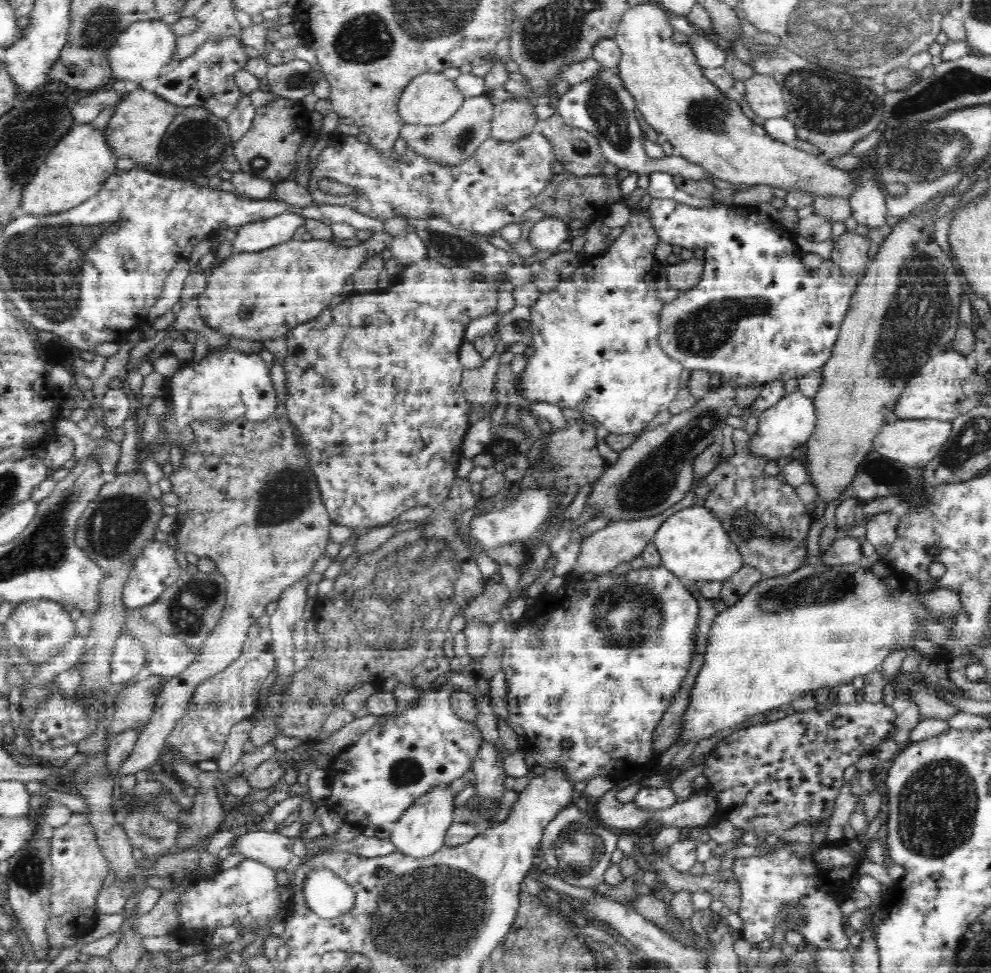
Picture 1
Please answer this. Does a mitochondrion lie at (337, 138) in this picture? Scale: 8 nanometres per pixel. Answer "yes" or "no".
no

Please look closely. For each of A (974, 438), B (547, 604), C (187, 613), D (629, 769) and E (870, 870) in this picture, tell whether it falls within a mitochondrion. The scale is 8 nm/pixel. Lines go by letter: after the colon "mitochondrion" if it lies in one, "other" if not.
A: mitochondrion
B: other
C: mitochondrion
D: other
E: other

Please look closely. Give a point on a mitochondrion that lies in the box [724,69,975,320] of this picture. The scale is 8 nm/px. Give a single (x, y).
(925, 151)

